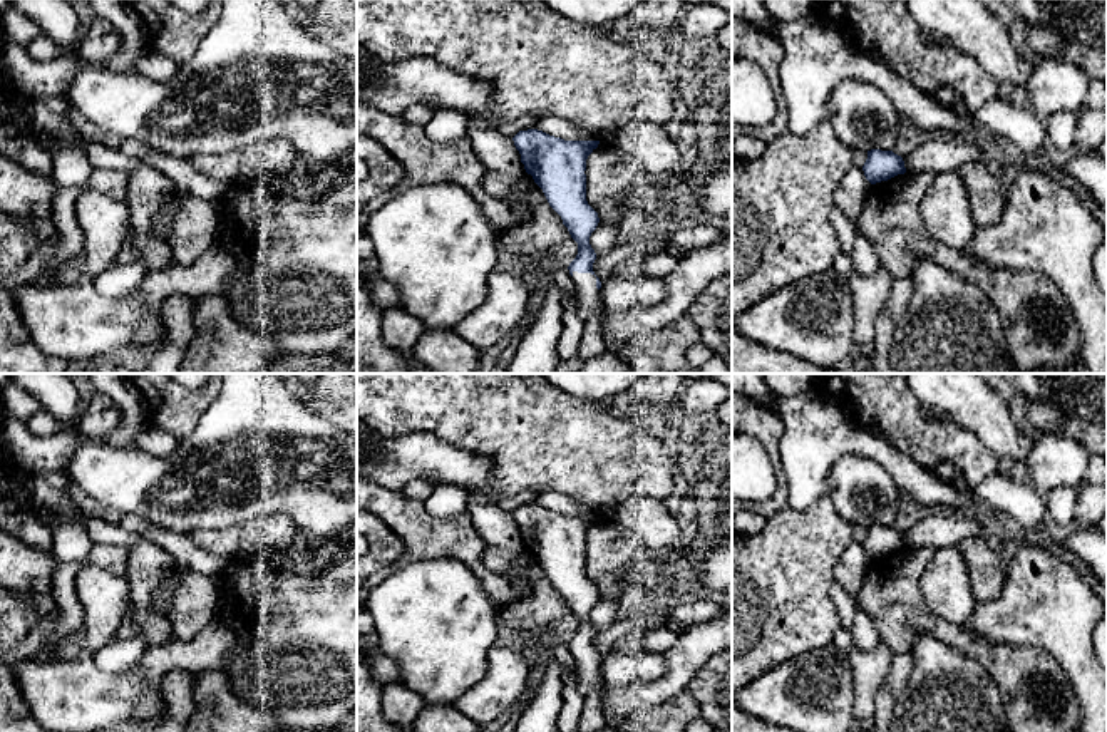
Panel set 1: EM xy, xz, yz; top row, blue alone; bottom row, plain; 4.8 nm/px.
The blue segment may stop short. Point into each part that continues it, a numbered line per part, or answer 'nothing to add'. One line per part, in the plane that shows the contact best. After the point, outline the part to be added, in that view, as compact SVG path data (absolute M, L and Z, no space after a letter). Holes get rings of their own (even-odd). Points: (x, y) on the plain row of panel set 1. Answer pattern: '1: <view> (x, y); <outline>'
1: xz (586, 669); M573 647L573 657L576 662L578 688L579 693L584 697L595 687L600 675L600 665L596 663L596 652L591 648Z

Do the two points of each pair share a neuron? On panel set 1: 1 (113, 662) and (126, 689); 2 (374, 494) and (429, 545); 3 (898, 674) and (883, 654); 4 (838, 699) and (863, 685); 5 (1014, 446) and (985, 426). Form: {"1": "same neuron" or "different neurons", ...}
{"1": "different neurons", "2": "same neuron", "3": "different neurons", "4": "different neurons", "5": "same neuron"}

